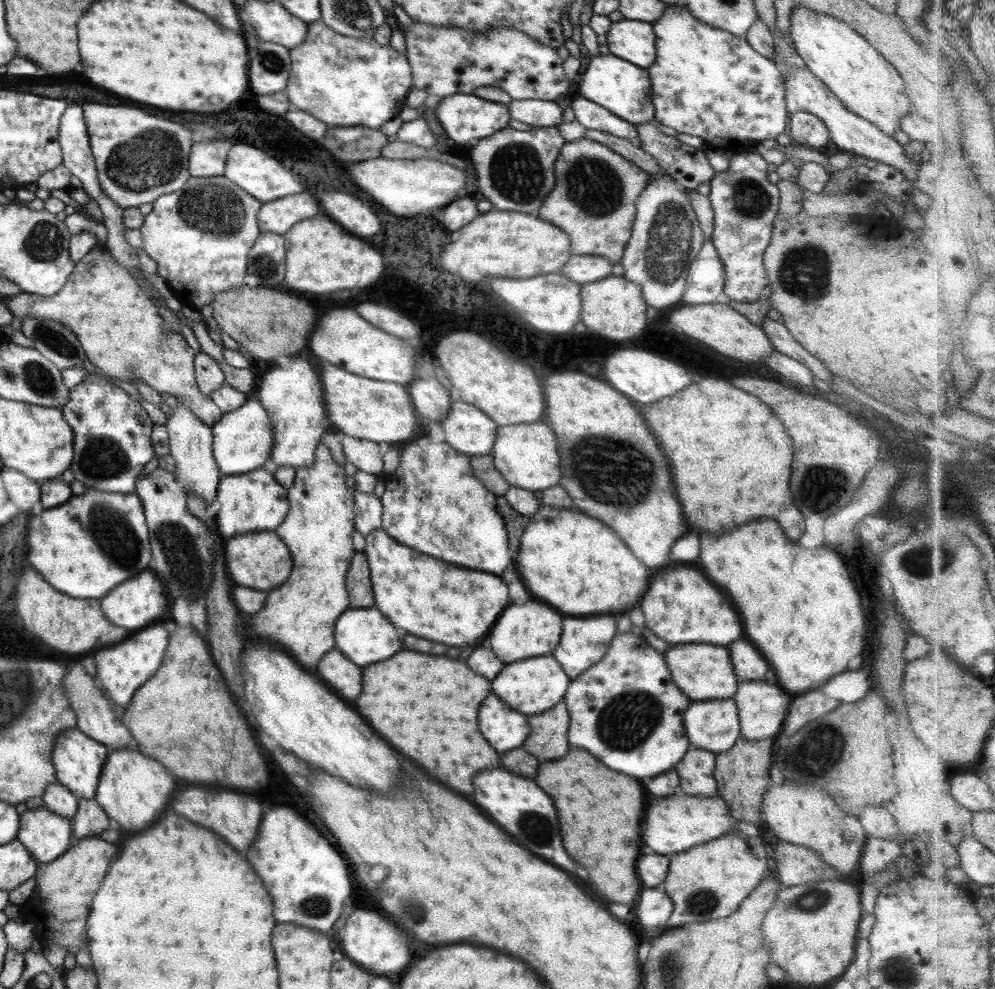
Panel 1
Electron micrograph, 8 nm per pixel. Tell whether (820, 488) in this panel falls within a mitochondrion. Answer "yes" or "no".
yes

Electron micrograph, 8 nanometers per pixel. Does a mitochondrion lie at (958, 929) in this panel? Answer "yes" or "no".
no

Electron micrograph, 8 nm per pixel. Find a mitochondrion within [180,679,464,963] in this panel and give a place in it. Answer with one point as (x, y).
(318, 904)

